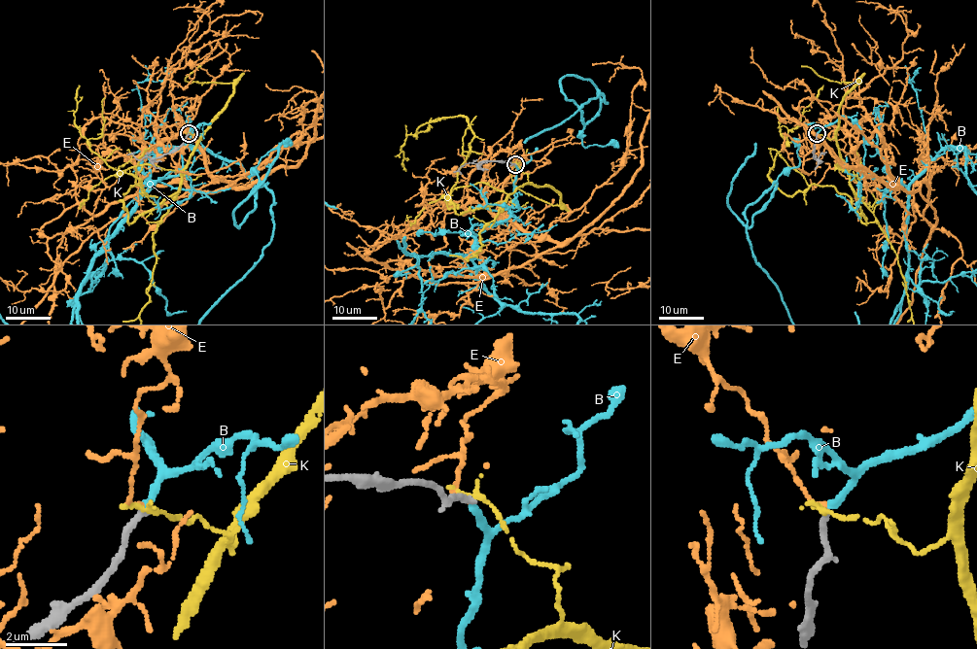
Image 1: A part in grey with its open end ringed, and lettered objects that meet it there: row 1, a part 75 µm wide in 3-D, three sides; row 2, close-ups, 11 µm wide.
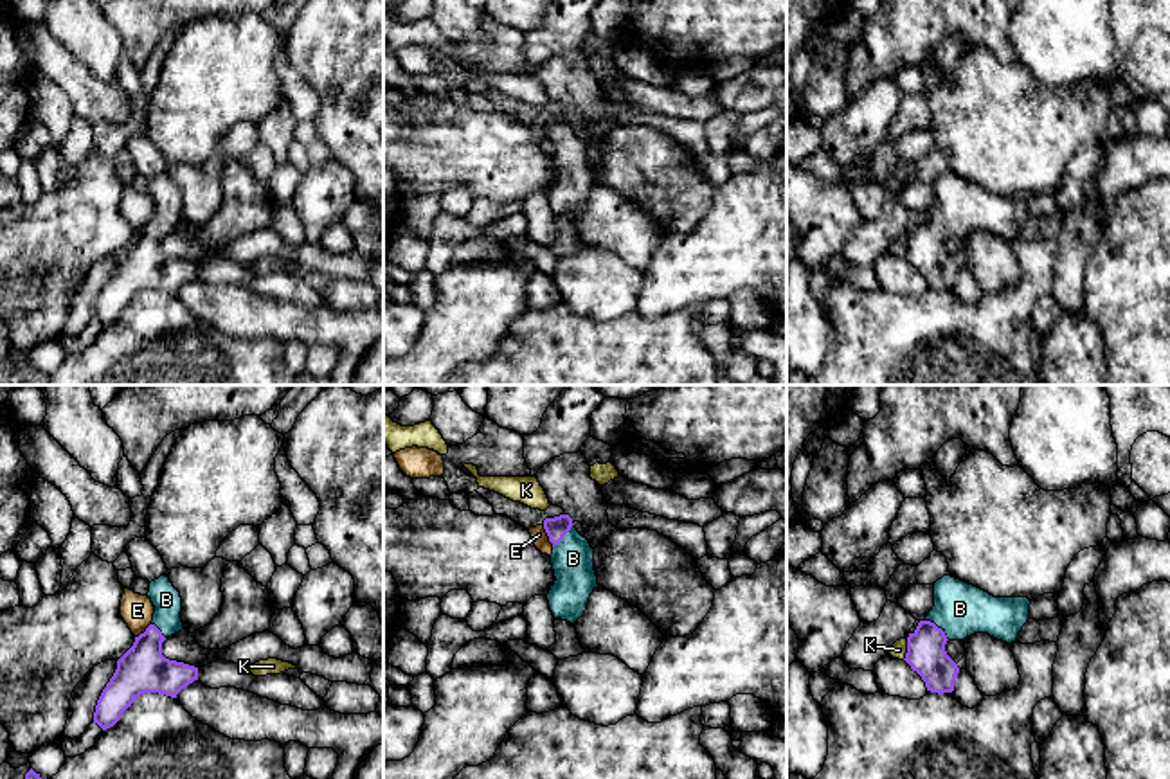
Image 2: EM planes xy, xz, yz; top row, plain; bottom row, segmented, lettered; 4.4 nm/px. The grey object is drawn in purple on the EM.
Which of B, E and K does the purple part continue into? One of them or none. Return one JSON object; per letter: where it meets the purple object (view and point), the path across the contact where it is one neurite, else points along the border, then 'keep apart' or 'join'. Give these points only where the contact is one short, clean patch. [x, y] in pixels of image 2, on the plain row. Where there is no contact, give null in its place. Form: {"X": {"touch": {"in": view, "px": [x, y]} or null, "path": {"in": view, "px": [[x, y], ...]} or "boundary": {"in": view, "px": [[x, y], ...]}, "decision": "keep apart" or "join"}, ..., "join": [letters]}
{"B": {"touch": {"in": "yz", "px": [936, 223]}, "path": {"in": "yz", "px": [[926, 250], [927, 238], [936, 223], [960, 205]]}, "decision": "join"}, "E": {"touch": {"in": "xz", "px": [548, 132]}, "boundary": {"in": "xz", "px": [[542, 123], [553, 143]]}, "decision": "keep apart"}, "K": {"touch": {"in": "yz", "px": [908, 247]}, "boundary": {"in": "yz", "px": [[908, 236], [908, 247], [902, 256]]}, "decision": "keep apart"}, "join": ["B"]}

